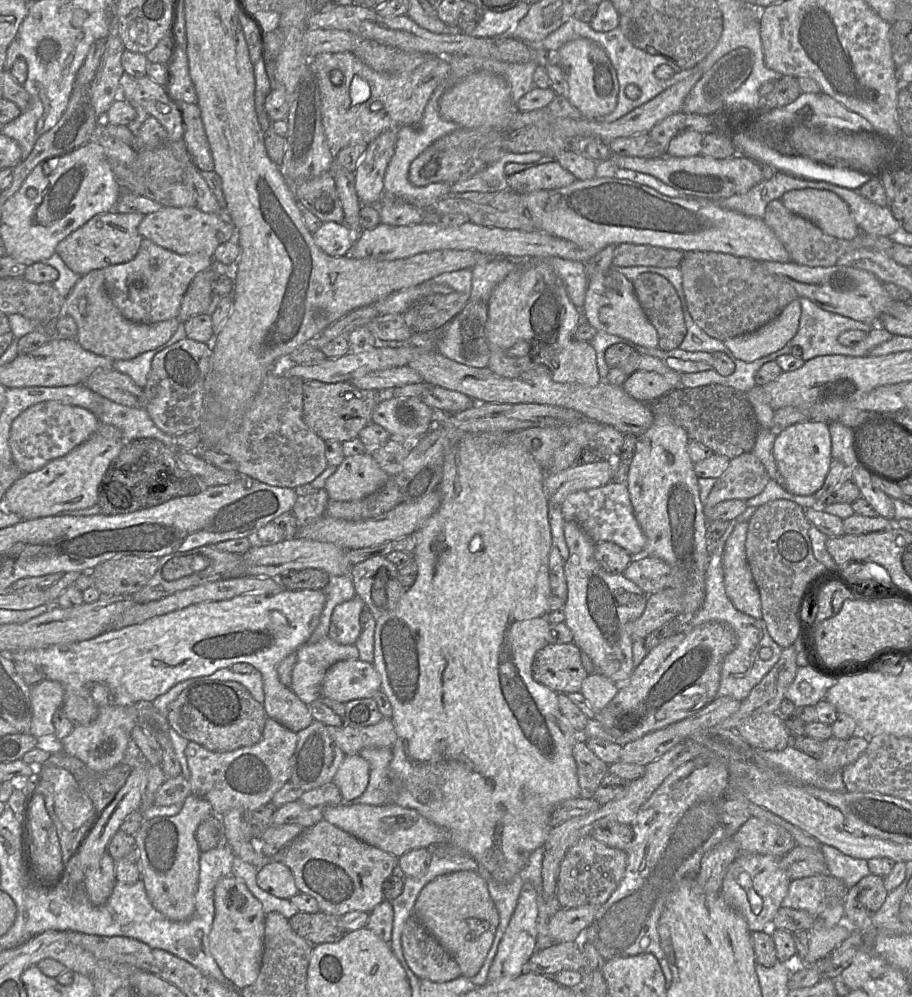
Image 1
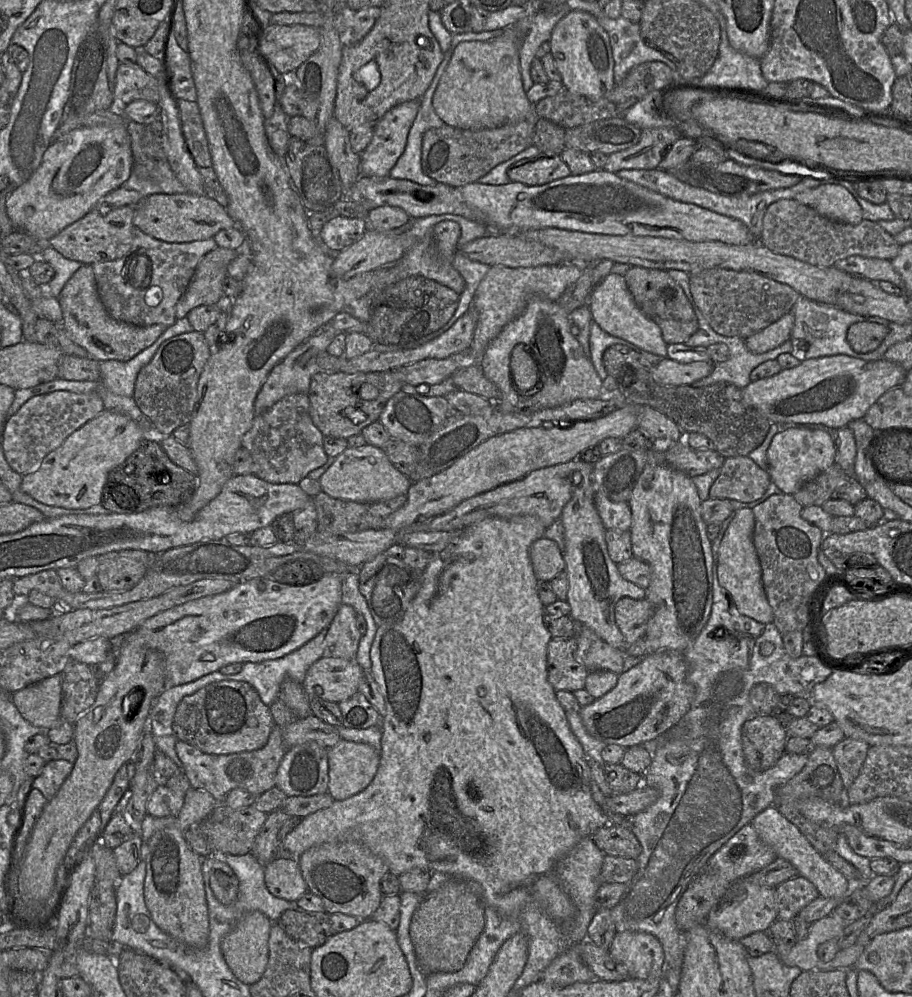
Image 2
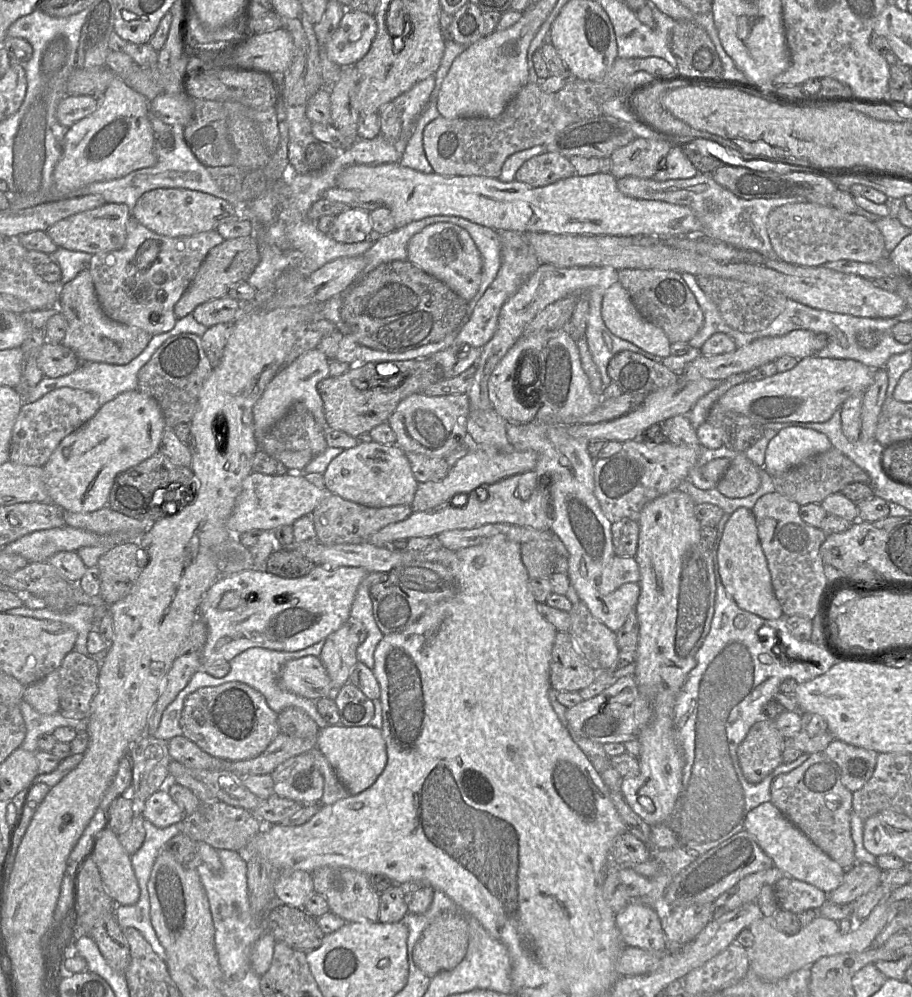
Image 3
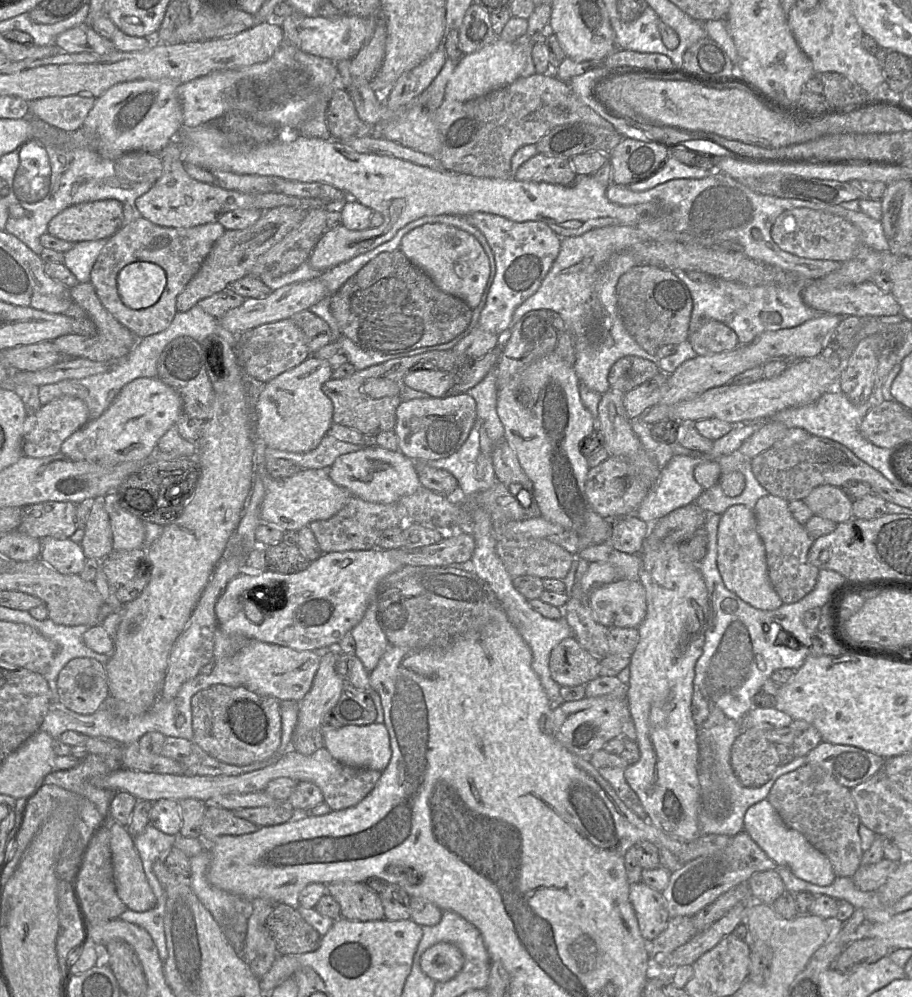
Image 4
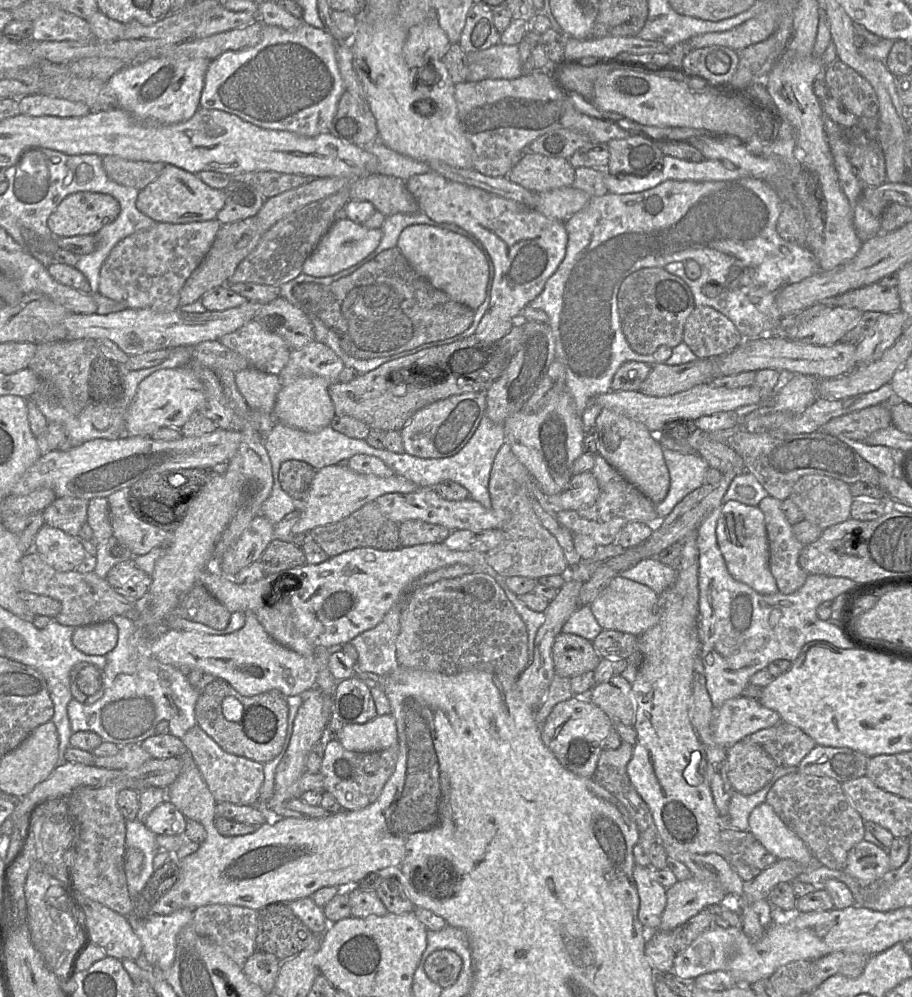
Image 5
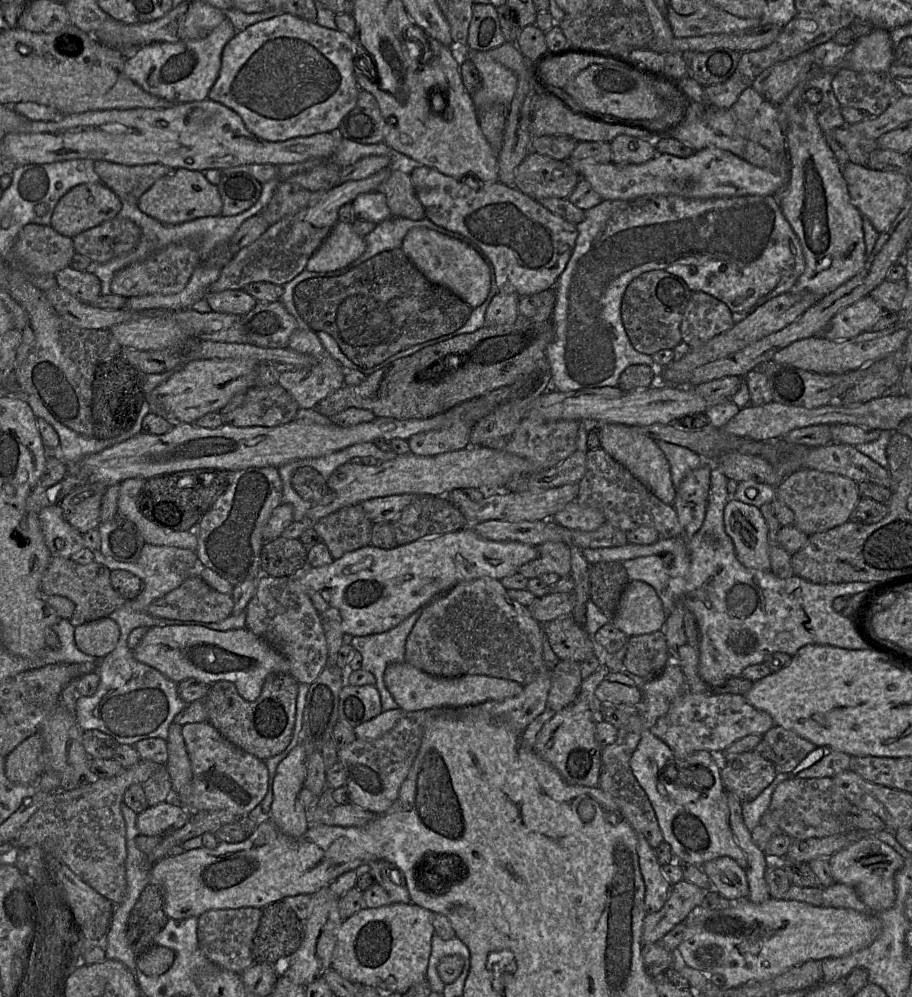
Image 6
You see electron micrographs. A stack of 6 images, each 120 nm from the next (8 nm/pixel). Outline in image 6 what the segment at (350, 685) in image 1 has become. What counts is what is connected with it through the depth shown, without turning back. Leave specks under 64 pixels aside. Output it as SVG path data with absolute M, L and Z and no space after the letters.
M154 626L148 629L132 653L136 660L157 669L176 683L188 678L207 684L230 681L247 701L258 698L268 674L290 674L289 660L248 628L215 631L201 626Z

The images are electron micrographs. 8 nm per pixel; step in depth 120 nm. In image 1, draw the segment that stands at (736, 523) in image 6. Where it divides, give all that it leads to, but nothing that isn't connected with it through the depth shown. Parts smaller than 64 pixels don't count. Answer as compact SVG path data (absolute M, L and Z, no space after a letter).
M748 522L737 523L727 538L722 553L725 591L734 607L762 619L761 600L746 558Z

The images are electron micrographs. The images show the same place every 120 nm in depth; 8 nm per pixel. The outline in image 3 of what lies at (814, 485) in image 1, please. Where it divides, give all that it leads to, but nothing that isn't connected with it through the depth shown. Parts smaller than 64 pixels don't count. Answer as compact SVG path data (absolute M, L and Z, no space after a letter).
M802 427L785 428L769 441L763 468L770 476L779 476L831 448L829 438L820 432Z

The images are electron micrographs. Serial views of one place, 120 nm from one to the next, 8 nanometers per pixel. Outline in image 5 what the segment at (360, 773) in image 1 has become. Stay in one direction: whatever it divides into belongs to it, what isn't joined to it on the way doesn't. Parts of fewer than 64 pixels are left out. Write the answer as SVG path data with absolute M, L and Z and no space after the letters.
M388 713L363 724L346 724L337 740L355 752L375 752L398 745L395 718Z

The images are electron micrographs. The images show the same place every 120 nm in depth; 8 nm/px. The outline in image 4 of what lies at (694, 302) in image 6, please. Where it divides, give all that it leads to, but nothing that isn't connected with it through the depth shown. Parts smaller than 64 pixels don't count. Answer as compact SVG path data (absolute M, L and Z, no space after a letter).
M707 320L697 331L689 334L687 341L698 356L731 351L738 347L736 333L727 325L716 320Z

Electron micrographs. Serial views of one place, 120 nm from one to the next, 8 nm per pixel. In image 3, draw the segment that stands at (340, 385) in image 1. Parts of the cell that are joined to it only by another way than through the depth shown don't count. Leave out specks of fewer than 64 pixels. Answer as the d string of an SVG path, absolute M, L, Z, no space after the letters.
M430 357L405 361L357 363L344 374L319 381L327 428L353 437L386 423L401 400L442 380L440 366Z

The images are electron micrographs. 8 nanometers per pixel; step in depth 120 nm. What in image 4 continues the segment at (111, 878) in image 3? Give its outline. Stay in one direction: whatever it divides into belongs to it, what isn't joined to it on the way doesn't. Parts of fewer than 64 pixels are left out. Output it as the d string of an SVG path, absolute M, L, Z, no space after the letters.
M111 822L110 833L113 876L119 898L131 911L153 909L157 899L146 879L132 836L126 826L116 822Z

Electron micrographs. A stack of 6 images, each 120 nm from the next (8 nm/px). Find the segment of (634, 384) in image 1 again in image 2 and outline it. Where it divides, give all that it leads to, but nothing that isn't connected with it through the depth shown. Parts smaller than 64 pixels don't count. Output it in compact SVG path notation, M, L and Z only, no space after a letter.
M664 358L652 367L651 376L660 385L691 385L695 381L707 377L712 372L713 366L712 361L683 364Z

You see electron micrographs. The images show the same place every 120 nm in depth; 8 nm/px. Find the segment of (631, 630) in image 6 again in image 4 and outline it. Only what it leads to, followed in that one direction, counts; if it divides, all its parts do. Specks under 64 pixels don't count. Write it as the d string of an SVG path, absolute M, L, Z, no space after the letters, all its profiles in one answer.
M617 579L593 590L588 600L597 621L609 630L638 628L646 615L646 593L639 581Z

